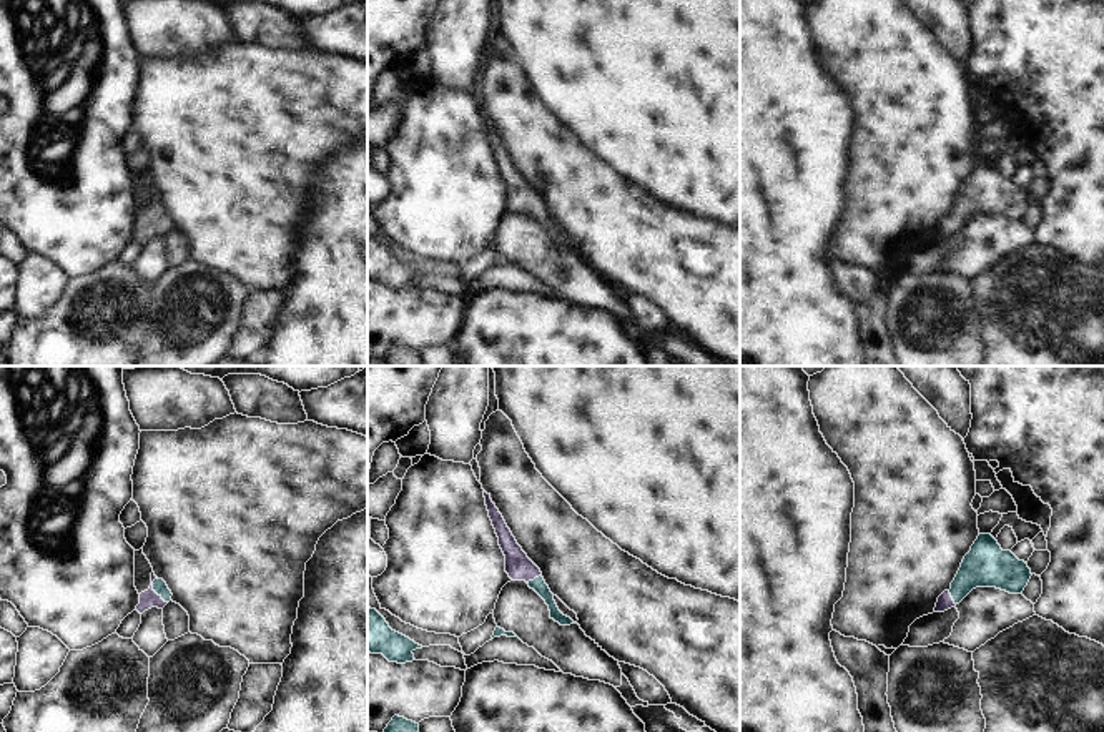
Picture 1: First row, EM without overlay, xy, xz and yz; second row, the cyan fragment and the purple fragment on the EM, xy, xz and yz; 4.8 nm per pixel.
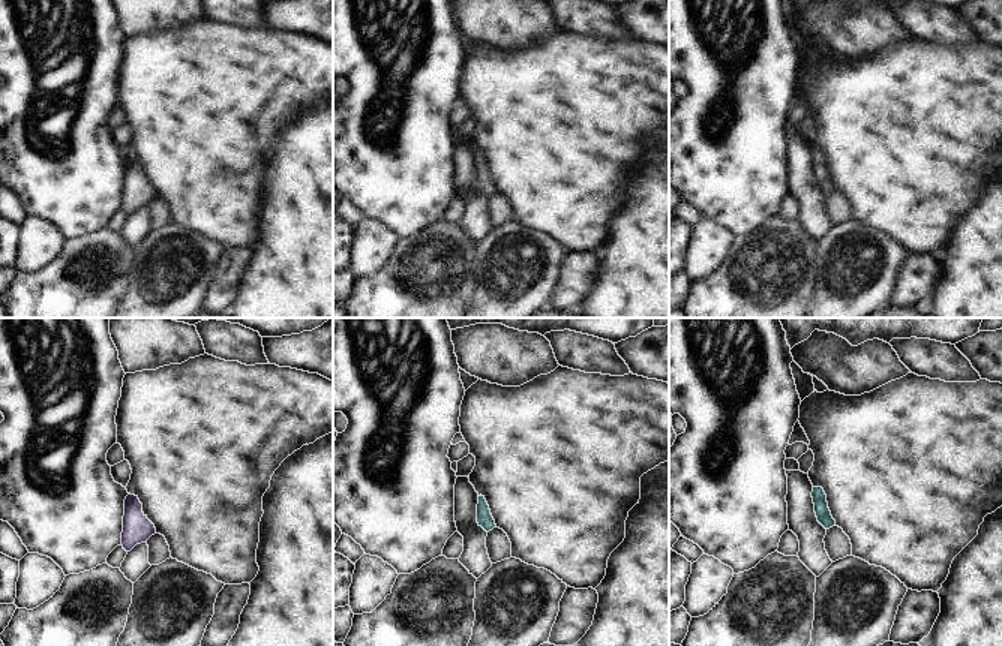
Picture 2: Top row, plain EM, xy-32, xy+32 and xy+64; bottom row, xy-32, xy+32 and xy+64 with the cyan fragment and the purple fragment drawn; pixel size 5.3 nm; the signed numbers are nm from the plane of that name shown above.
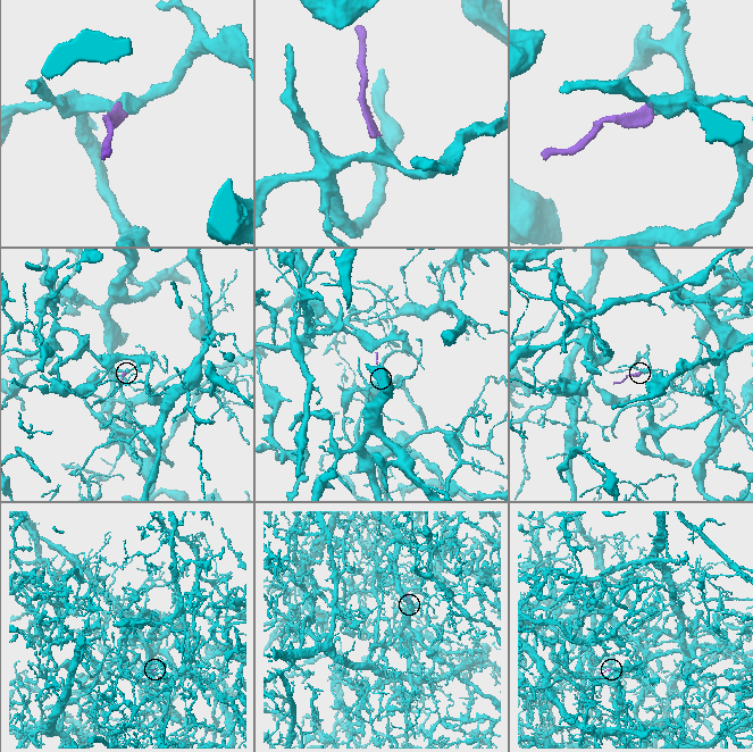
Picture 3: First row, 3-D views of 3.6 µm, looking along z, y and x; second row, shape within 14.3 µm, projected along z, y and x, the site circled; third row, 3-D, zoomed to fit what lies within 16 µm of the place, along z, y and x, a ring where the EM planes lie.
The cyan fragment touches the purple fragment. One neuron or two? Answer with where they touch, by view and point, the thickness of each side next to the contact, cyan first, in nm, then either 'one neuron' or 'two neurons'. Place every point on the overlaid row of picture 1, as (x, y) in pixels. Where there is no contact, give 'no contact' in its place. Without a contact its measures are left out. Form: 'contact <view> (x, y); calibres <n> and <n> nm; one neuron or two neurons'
contact xy (155, 591); calibres 70 and 90 nm; one neuron

